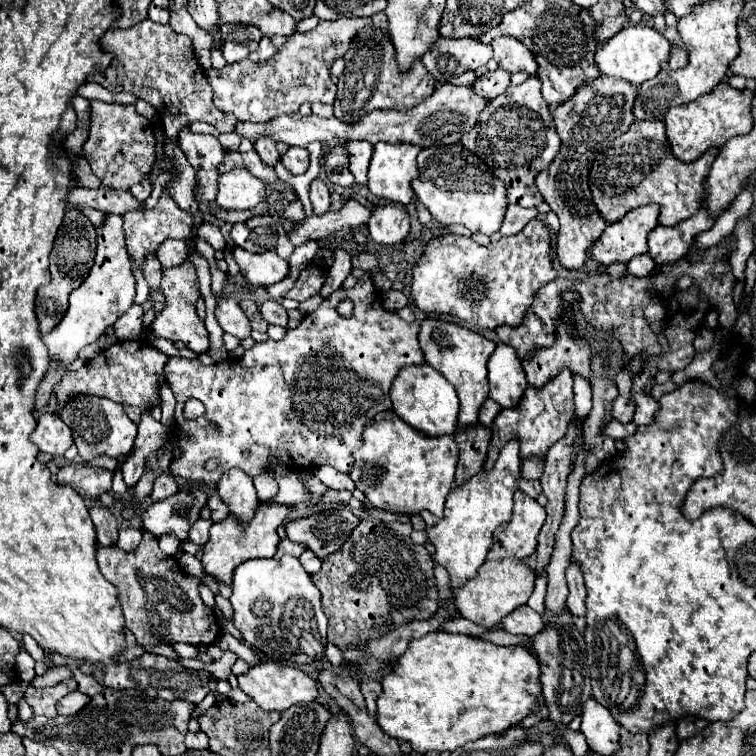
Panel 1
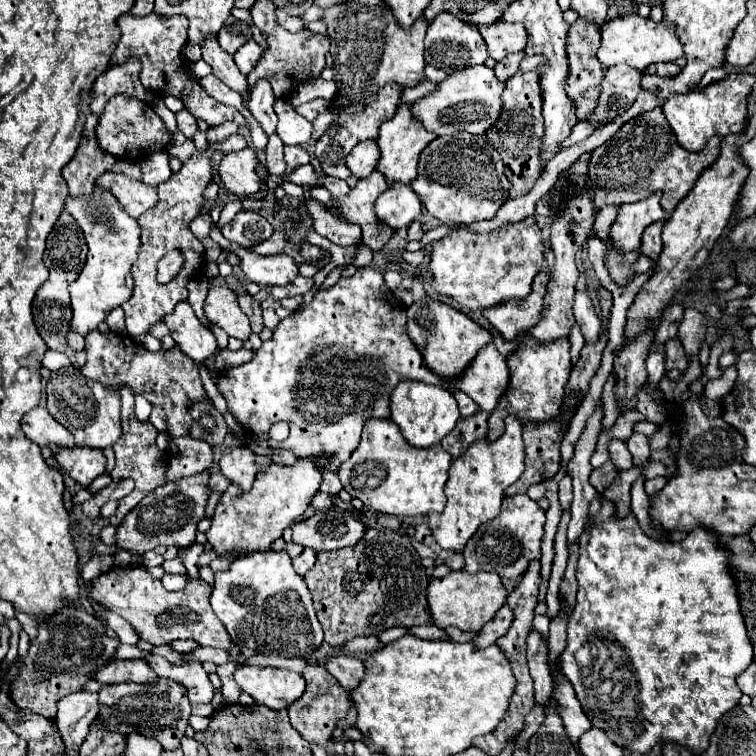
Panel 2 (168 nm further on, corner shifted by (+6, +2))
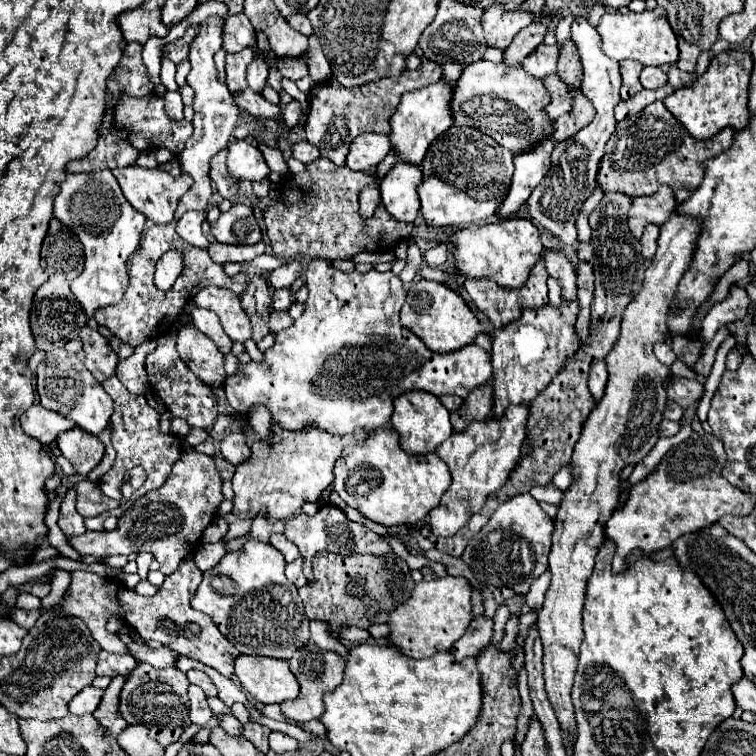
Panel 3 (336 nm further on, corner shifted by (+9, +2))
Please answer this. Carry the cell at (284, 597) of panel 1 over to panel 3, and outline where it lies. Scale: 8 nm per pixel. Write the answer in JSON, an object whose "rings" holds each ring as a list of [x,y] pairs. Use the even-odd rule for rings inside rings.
{"rings":[[[247,540],[241,550],[225,554],[219,564],[203,572],[203,582],[193,596],[193,608],[209,614],[241,654],[291,660],[311,638],[309,618],[297,586],[285,576],[283,554],[259,540]]]}

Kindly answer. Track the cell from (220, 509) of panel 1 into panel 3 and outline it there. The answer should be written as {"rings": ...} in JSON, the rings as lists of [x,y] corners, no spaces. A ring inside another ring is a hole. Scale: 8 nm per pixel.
{"rings":[[[221,456],[215,458],[215,468],[217,468],[217,472],[219,472],[219,476],[221,476],[223,480],[229,480],[229,478],[233,476],[233,472],[235,472],[235,466],[229,464],[229,462],[225,462]]]}

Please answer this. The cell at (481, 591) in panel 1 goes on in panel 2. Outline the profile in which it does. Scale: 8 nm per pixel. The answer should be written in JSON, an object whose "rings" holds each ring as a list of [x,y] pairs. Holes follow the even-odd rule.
{"rings":[[[464,570],[450,572],[444,578],[436,578],[428,586],[428,608],[432,614],[432,624],[440,630],[448,626],[456,626],[462,632],[478,632],[490,618],[494,618],[496,610],[500,610],[506,602],[506,590],[498,574],[492,572],[476,572],[468,574]]]}

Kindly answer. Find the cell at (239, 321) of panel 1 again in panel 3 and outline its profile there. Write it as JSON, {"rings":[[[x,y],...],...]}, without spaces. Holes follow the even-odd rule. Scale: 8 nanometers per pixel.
{"rings":[[[207,286],[193,298],[193,302],[199,308],[213,310],[219,316],[221,326],[231,340],[245,342],[247,338],[251,338],[249,318],[239,304],[239,296],[233,294],[231,290],[217,288],[217,286]]]}

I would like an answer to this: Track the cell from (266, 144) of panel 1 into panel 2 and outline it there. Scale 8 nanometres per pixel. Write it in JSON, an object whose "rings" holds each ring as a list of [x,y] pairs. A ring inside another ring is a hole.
{"rings":[[[262,78],[260,82],[256,82],[256,86],[250,92],[250,100],[248,100],[248,110],[254,114],[254,118],[262,124],[262,128],[266,130],[266,134],[274,134],[276,132],[276,114],[272,110],[274,104],[274,94],[272,94],[272,86],[268,86],[268,82]]]}

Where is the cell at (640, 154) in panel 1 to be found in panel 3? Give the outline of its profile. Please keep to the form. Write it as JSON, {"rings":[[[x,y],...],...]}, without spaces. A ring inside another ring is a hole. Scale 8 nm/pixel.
{"rings":[[[653,102],[643,112],[617,124],[617,130],[611,134],[599,164],[597,186],[603,192],[621,192],[637,198],[651,196],[665,184],[673,190],[677,204],[683,204],[703,182],[705,160],[725,152],[733,142],[733,134],[735,132],[731,128],[725,128],[709,140],[695,140],[671,116],[663,102]]]}

